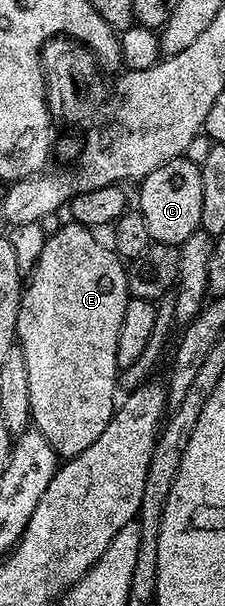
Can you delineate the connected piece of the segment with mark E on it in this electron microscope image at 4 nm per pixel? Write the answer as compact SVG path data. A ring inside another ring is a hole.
M71 221L65 223L65 227L47 236L41 256L23 284L16 338L26 357L35 430L50 441L57 456L71 457L82 453L82 449L90 449L90 445L102 437L102 429L110 425L118 406L118 333L130 296L125 260L105 240L104 244L93 228Z

